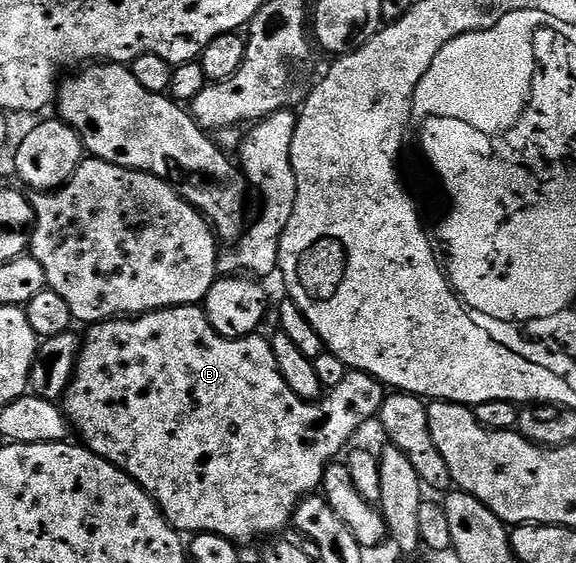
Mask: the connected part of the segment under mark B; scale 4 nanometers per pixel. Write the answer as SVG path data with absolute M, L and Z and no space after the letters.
M178 305L172 309L154 309L152 313L140 313L130 319L112 319L90 326L79 350L79 359L75 362L75 373L71 376L71 386L61 401L61 408L67 414L72 430L79 432L78 440L89 451L101 459L113 463L118 469L124 469L163 512L163 517L178 529L180 534L216 533L225 539L246 547L250 541L263 537L266 533L279 535L286 525L292 524L295 508L312 496L322 486L323 476L328 465L336 460L339 452L352 444L352 437L366 421L374 418L383 406L385 386L382 381L370 377L368 373L349 371L337 387L330 390L318 403L303 401L289 389L282 378L274 359L273 347L266 336L223 337L212 327L199 305Z

